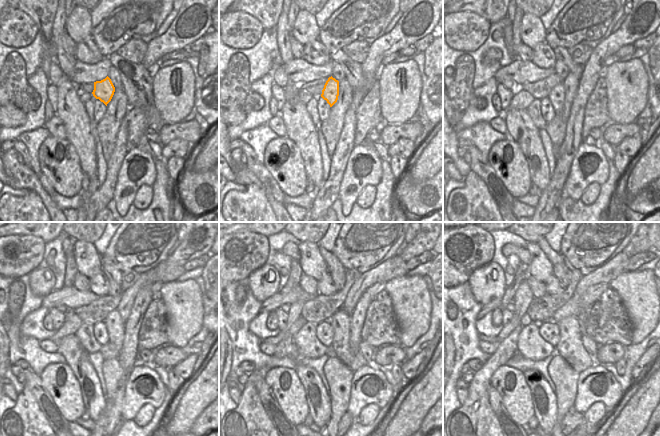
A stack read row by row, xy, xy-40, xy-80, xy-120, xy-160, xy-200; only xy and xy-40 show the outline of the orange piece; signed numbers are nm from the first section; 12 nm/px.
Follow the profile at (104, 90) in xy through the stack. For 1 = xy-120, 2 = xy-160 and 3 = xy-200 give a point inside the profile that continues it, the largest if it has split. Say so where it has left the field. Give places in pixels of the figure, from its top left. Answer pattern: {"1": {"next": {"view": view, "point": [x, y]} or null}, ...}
{"1": {"next": {"view": "xy-120", "point": [115, 325]}}, "2": {"next": {"view": "xy-160", "point": [340, 320]}}, "3": {"next": {"view": "xy-200", "point": [570, 346]}}}

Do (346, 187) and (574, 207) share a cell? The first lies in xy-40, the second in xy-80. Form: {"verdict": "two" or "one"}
{"verdict": "two"}

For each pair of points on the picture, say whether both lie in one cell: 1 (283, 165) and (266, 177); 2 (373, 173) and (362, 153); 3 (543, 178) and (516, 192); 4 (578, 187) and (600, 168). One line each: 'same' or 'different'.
1: different
2: same
3: different
4: same

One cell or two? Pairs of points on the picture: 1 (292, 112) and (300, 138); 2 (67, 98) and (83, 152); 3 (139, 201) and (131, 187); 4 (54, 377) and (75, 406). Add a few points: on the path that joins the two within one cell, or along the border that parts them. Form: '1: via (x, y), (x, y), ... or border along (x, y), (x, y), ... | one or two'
1: via (296, 118), (300, 132) | one
2: via (71, 111), (77, 124), (78, 133), (82, 139) | one
3: border along (151, 186), (142, 185), (131, 203) | two
4: via (52, 387), (56, 397), (65, 398) | one

